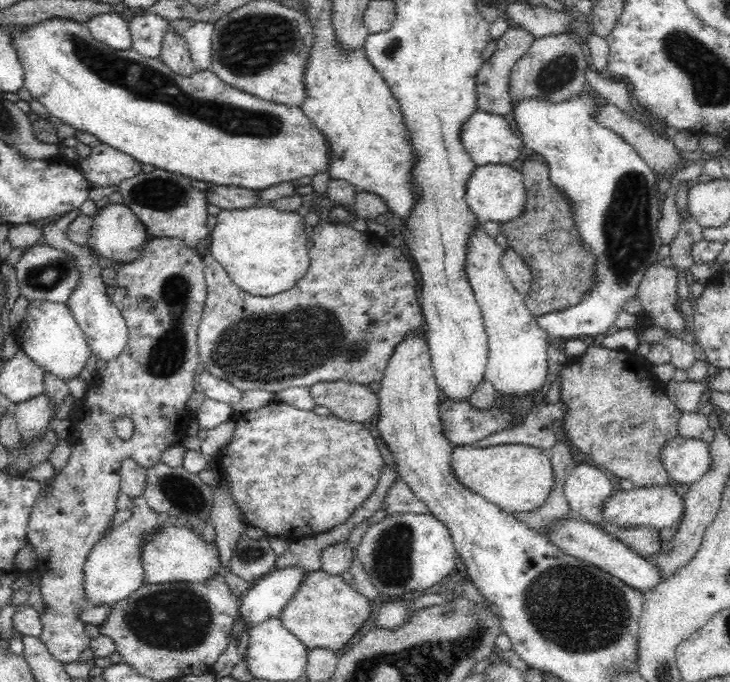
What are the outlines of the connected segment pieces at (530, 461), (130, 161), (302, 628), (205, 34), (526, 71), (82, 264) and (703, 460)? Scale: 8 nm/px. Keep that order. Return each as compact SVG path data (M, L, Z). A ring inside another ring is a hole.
M520 443L488 447L455 445L450 466L454 476L464 487L509 514L540 508L549 498L554 486L553 468L548 452Z
M105 142L92 146L87 157L80 157L72 163L84 175L92 189L102 188L102 186L119 186L123 180L141 172L138 161L108 146Z
M321 568L304 575L301 585L282 609L282 626L306 648L320 647L337 652L362 628L370 616L369 599L346 583L340 576L328 574Z
M199 21L184 34L196 71L209 70L211 68L213 57L211 42L214 26L214 23Z
M550 34L537 38L516 61L509 74L511 105L524 98L545 98L548 102L564 102L588 89L585 70L590 68L587 49L571 34Z
M76 208L76 210L68 212L68 214L64 214L60 218L43 223L43 240L45 240L46 245L60 249L66 255L70 255L74 259L74 265L80 269L80 282L78 282L76 290L70 294L70 298L66 300L66 304L70 307L70 311L72 311L78 326L86 335L86 342L92 350L92 354L97 355L98 358L108 363L118 358L118 355L122 354L126 349L129 330L118 307L106 293L106 287L100 275L102 269L98 265L96 255L92 255L92 250L89 247L78 246L66 236L68 226L74 222L78 215L79 208Z
M678 435L662 448L661 461L669 478L681 485L691 485L710 468L709 444L700 438L684 438Z

